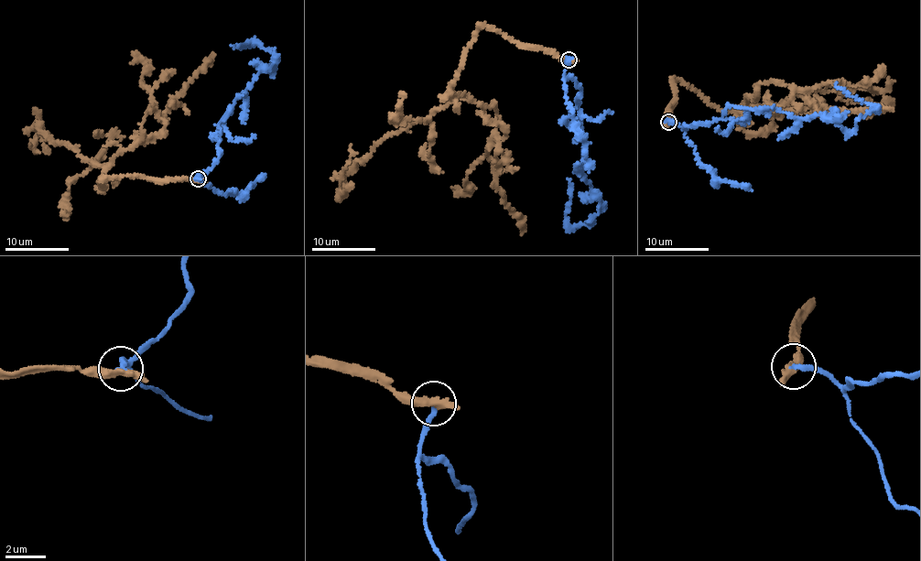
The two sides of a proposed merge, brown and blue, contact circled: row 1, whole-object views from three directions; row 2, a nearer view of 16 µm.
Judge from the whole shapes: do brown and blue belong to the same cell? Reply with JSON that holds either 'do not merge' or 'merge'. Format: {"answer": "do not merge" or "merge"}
{"answer": "merge"}

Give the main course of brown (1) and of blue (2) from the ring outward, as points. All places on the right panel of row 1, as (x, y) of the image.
1: (668, 123), (674, 80), (731, 110), (770, 81), (788, 84), (803, 106), (892, 110)
2: (668, 122), (684, 128), (731, 106), (770, 108), (852, 131), (875, 108), (837, 82)

